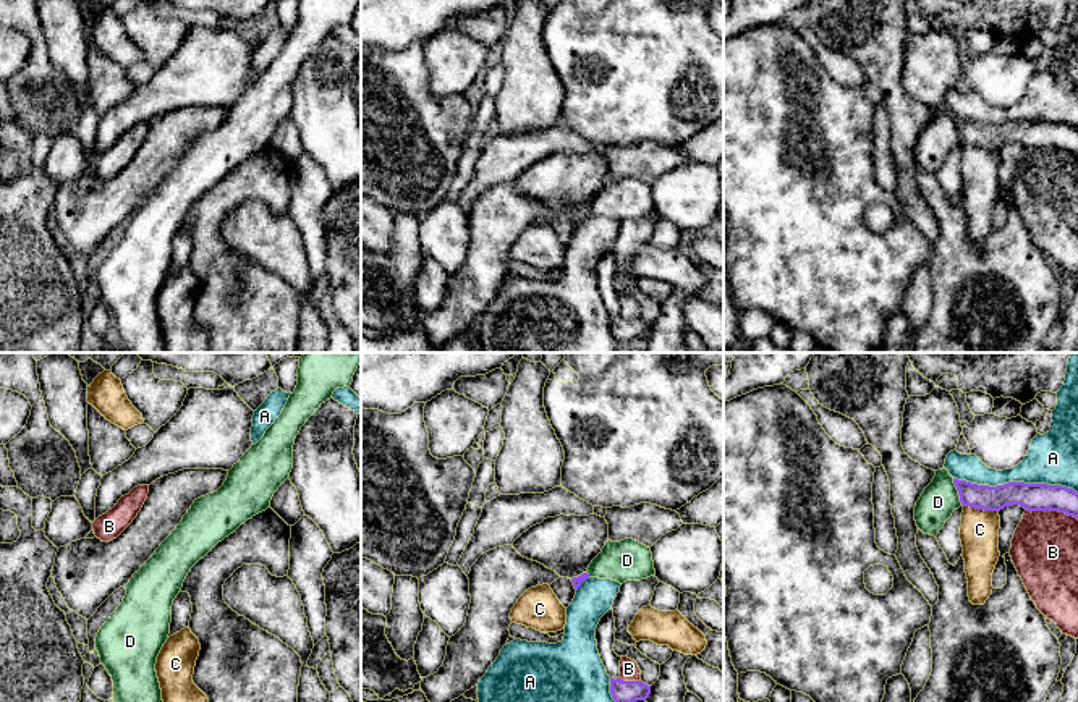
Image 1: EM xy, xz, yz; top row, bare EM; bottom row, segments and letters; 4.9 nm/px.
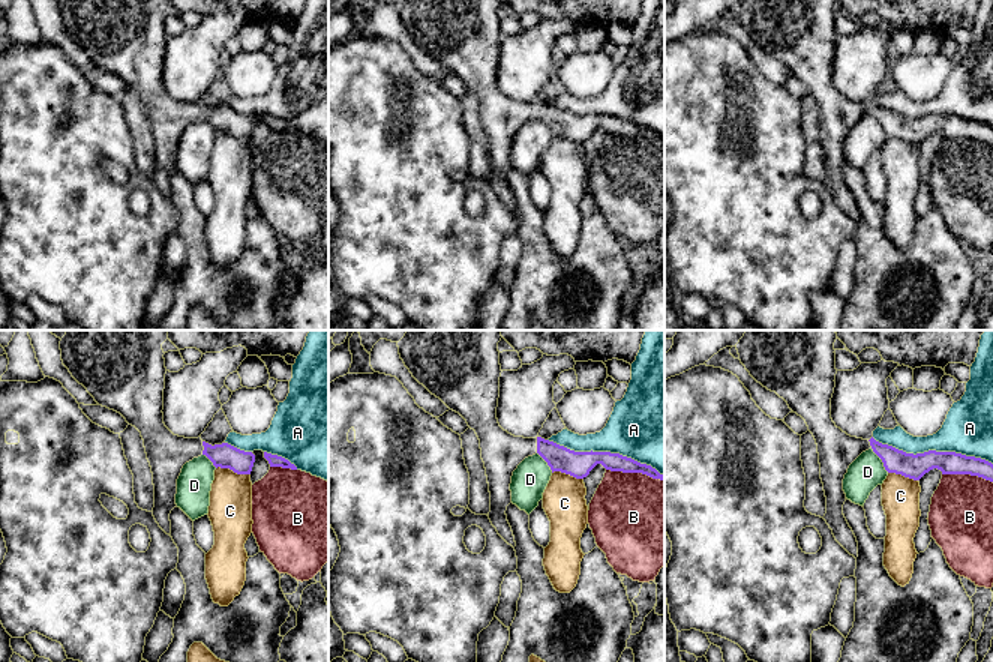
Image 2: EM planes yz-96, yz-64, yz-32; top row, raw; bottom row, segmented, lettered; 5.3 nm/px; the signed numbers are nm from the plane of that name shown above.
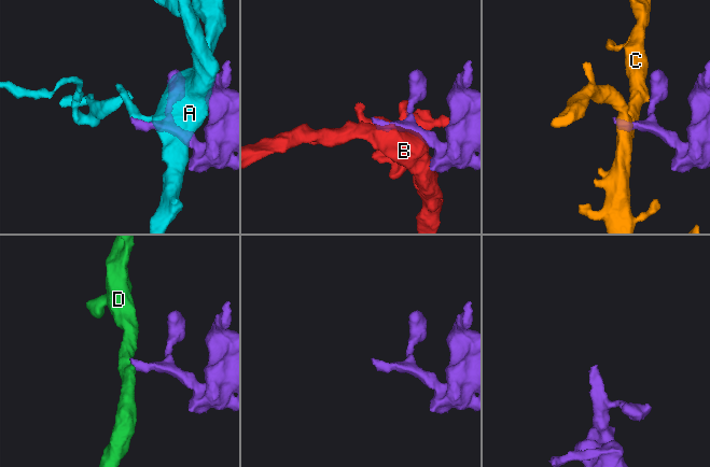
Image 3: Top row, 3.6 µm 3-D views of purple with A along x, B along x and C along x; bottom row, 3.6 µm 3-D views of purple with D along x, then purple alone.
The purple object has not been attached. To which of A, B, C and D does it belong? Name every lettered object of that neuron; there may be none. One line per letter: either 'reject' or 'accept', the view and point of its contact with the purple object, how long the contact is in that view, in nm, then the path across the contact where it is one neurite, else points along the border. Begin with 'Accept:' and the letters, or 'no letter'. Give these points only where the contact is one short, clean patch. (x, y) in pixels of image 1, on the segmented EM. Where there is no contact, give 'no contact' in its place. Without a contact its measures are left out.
Accept: no letter
A: reject; contact yz (1015, 482); length 600 nm
B: reject; contact yz (1052, 510); length 260 nm
C: reject; contact yz (981, 508); length 180 nm; border yz (963, 505), (997, 511)
D: reject; contact yz (959, 492); length 140 nm; border yz (952, 479), (962, 503)

